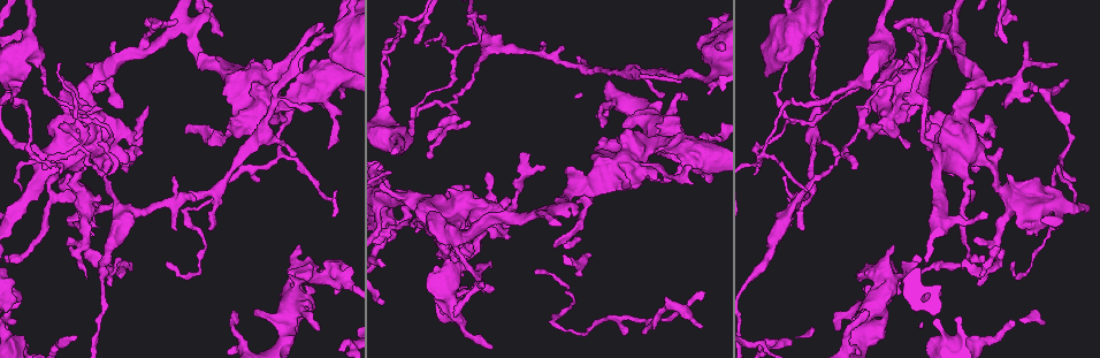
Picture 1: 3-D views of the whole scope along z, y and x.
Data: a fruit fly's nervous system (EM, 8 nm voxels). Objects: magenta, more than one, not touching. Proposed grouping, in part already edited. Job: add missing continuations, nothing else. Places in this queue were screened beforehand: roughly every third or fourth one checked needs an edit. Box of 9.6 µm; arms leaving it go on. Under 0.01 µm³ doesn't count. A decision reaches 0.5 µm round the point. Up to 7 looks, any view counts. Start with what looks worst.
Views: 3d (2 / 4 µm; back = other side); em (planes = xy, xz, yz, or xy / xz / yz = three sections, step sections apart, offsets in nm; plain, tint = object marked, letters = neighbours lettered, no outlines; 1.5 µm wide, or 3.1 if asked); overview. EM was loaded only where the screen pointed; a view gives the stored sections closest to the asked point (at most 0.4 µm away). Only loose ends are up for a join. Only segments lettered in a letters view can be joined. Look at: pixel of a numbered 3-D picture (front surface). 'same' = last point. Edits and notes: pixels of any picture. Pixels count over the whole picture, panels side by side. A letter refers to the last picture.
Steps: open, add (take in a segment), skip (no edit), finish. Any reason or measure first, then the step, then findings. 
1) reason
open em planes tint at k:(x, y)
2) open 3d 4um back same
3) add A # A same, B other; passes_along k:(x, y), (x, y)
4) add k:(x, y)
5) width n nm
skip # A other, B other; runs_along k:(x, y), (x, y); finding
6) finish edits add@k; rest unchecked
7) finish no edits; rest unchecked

free end
open em planes letters at 1:(390, 67)

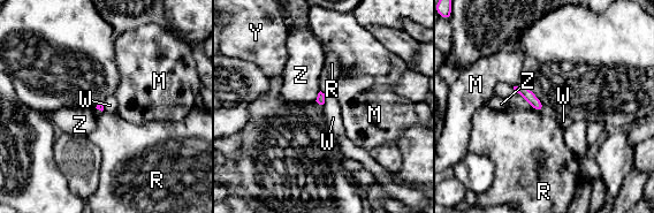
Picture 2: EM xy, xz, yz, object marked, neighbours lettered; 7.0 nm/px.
skip # M other, R other, W other, Y other, Z other; border 2:(325, 96), (322, 104); none of them fits

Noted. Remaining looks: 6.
branch stops here
open em yz step 8 tint at 1:(894, 245)

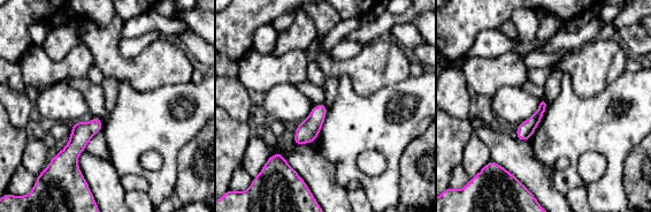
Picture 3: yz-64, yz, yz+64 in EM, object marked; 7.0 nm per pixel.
another direction
open em planes letters same

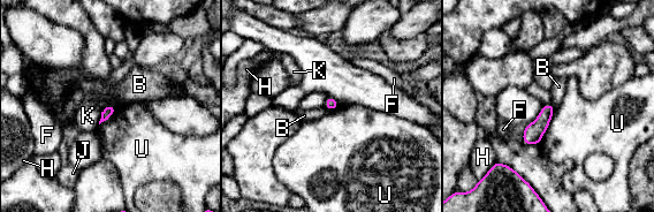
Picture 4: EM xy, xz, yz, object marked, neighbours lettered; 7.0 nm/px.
skip # B other, F other, H other, J other, K other, U other; none of them fits

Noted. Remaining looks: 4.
free end
open 3d 4um at 1:(543, 40)

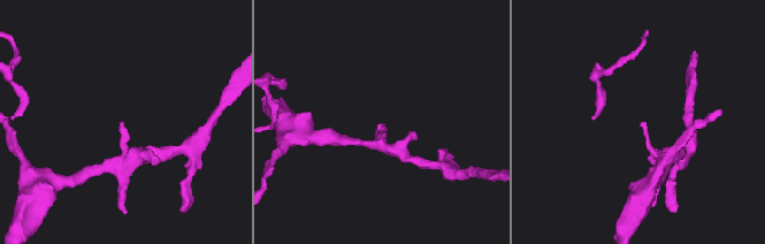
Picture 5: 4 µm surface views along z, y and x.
open em xy step 4 tint at 5:(121, 123)

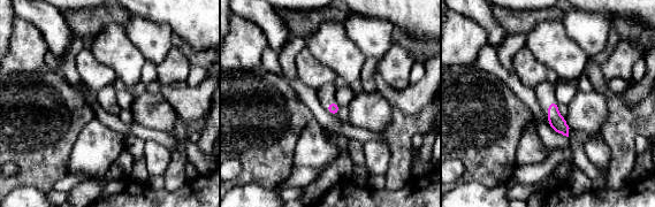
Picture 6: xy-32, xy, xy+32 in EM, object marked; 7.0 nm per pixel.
another direction
open em planes letters same

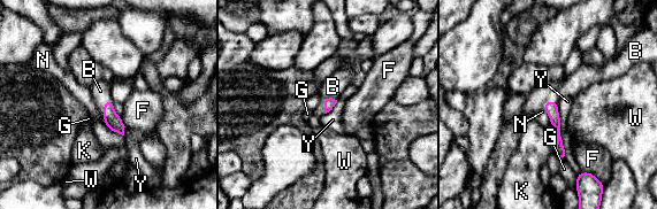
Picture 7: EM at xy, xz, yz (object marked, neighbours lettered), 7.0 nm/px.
longest_contact Y 400 nm
add B # B same, F other, G other, K other, N other, W other, Y other; it goes on there

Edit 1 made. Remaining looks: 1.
finish edits add@7; rest unchecked

